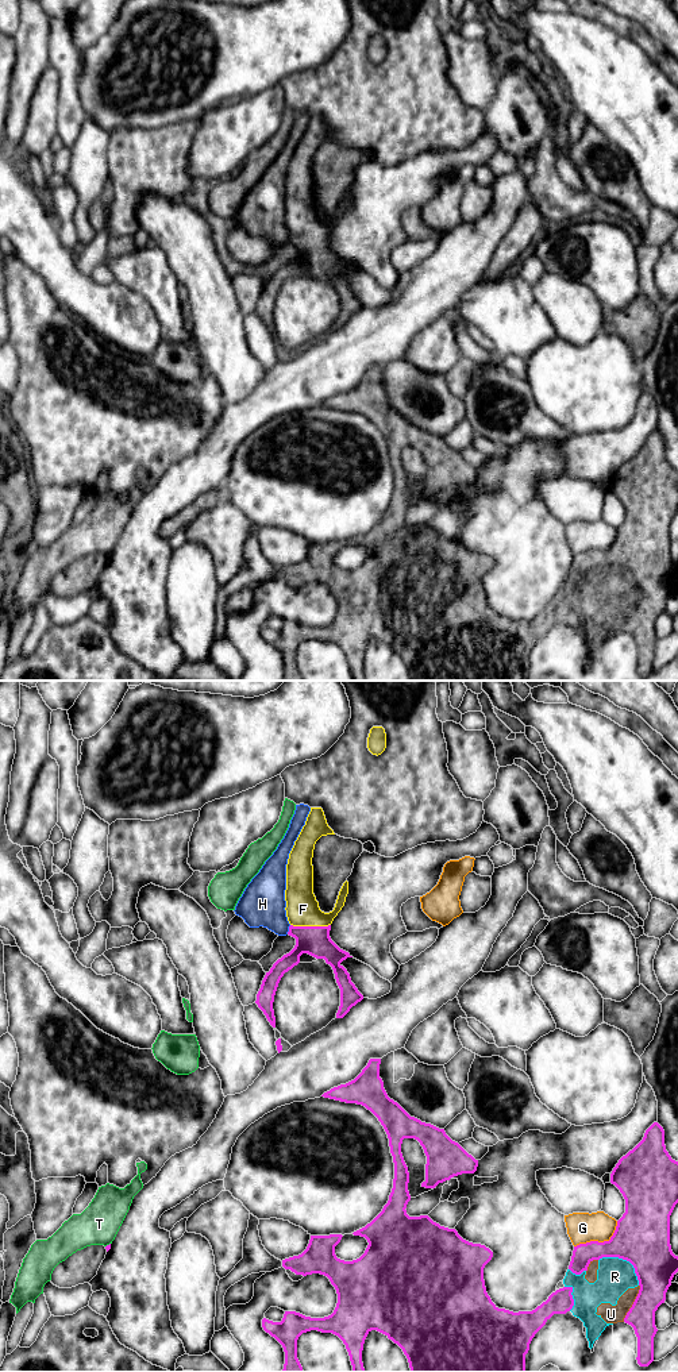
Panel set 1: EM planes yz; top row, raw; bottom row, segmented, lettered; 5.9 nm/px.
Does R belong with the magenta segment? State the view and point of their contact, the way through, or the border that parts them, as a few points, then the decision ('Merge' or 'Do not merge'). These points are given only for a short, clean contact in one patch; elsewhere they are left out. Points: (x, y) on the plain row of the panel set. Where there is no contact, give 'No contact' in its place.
Touches magenta at yz (626, 567). Merge

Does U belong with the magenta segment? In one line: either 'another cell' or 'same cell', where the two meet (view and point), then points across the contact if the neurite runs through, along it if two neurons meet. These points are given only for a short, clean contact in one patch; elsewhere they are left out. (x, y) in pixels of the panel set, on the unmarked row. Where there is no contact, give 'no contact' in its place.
same cell | yz (634, 612)

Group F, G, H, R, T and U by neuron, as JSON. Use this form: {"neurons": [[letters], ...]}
{"neurons": [["F", "R", "U"], ["G"], ["H"], ["T"]]}

